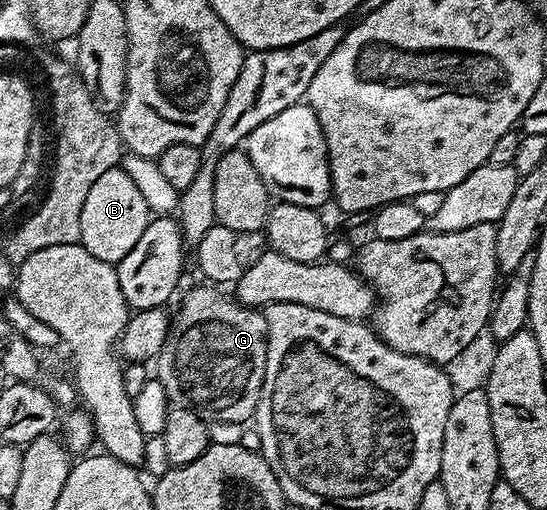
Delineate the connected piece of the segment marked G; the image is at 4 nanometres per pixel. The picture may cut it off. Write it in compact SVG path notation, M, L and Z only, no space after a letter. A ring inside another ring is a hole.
M209 283L191 290L172 314L169 334L155 358L155 379L163 383L170 406L195 411L206 423L248 422L256 414L265 378L269 342L265 314L229 297Z

